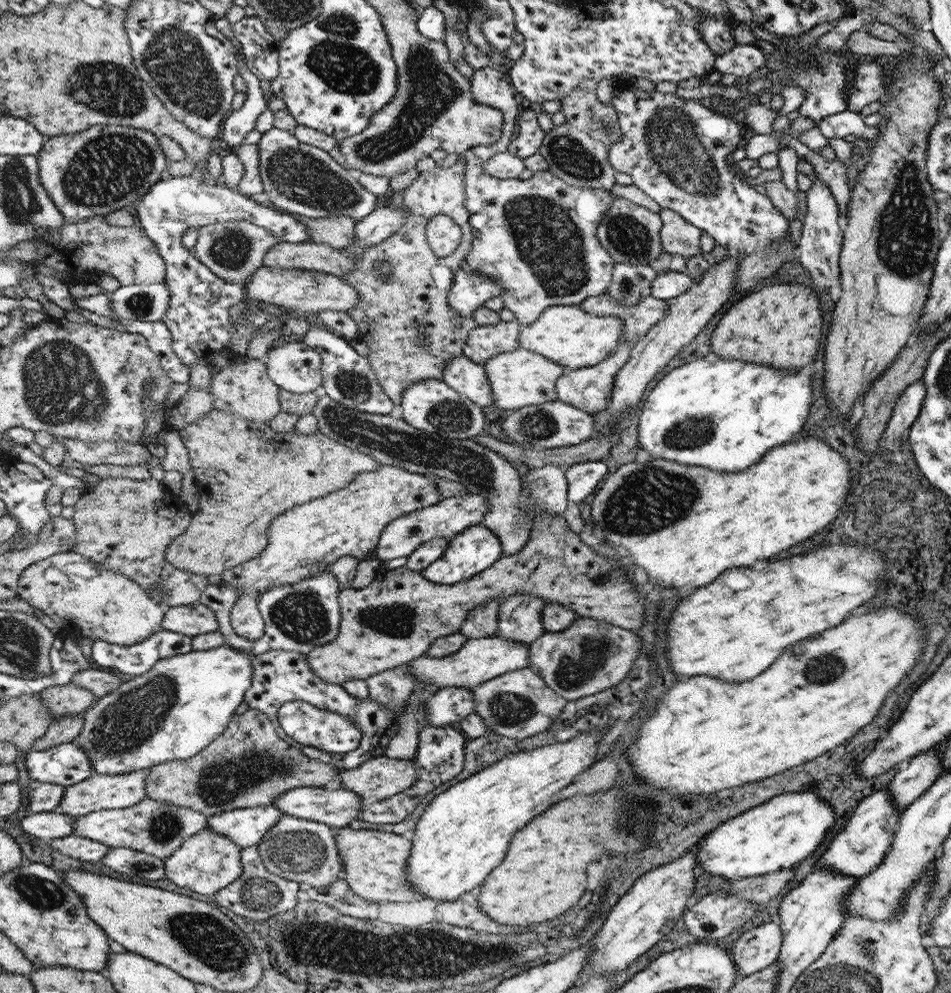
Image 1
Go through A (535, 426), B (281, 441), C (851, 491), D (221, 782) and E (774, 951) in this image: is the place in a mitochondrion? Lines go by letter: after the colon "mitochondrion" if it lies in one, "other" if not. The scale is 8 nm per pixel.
A: mitochondrion
B: other
C: other
D: mitochondrion
E: other

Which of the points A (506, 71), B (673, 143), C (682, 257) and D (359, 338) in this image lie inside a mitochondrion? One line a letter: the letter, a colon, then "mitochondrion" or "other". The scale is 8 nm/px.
A: other
B: mitochondrion
C: other
D: other

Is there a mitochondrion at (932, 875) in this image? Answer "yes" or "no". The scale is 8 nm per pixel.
no

